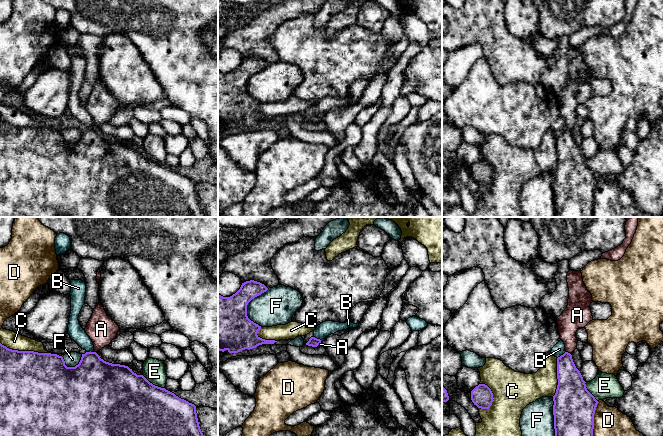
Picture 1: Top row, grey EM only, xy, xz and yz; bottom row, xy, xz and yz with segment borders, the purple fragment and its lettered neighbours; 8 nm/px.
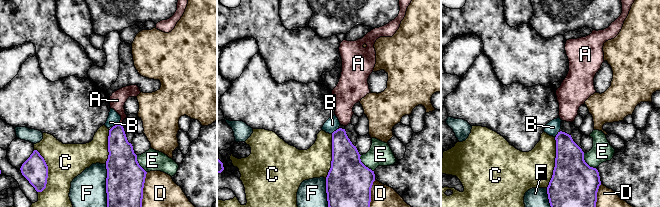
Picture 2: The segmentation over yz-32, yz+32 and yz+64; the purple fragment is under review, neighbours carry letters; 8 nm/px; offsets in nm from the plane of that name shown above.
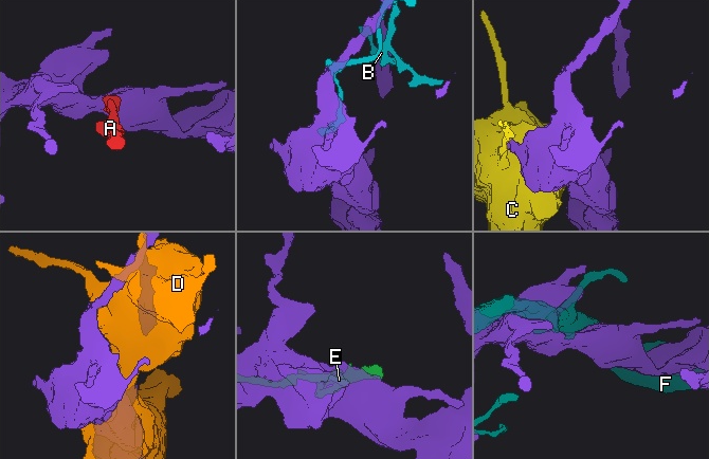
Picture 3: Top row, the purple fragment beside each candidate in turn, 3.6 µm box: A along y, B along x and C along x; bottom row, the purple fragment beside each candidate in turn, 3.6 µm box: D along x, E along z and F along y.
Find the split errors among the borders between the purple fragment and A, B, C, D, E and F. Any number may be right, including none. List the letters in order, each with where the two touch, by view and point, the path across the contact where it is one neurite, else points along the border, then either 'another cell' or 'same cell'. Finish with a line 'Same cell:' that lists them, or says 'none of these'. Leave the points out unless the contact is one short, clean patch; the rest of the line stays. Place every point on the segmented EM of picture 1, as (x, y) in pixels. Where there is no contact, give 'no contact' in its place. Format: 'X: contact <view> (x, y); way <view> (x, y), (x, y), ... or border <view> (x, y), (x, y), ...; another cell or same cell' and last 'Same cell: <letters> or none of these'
A: contact yz (567, 352); way yz (570, 381), (567, 374), (567, 352), (569, 321); same cell
B: contact xy (90, 351); another cell
C: contact xy (27, 351); another cell
D: contact yz (593, 418); another cell
E: contact xy (152, 384); another cell
F: contact xz (246, 306); another cell
Same cell: A

